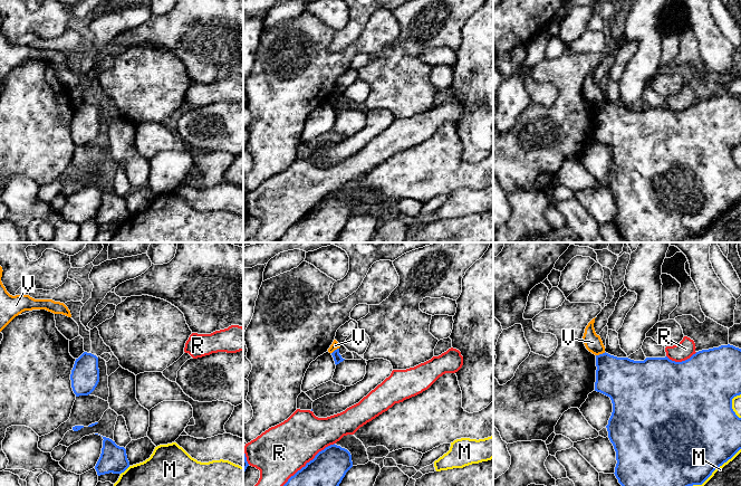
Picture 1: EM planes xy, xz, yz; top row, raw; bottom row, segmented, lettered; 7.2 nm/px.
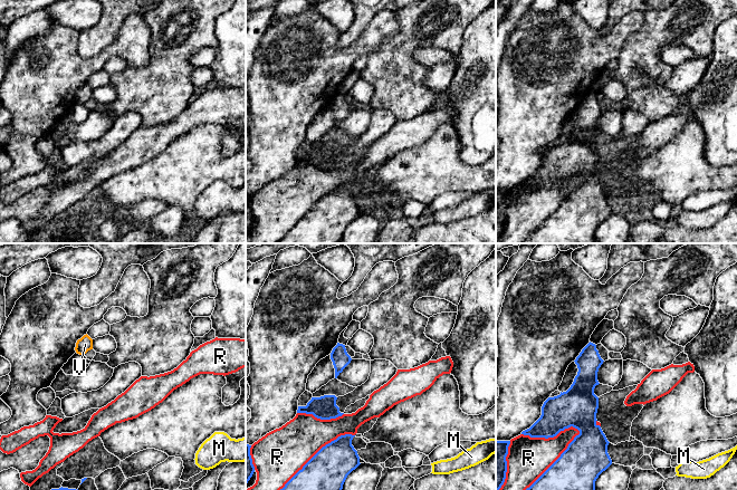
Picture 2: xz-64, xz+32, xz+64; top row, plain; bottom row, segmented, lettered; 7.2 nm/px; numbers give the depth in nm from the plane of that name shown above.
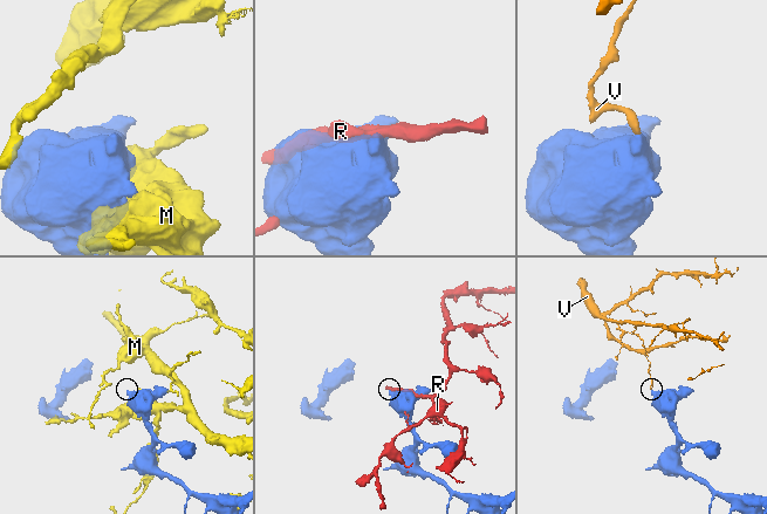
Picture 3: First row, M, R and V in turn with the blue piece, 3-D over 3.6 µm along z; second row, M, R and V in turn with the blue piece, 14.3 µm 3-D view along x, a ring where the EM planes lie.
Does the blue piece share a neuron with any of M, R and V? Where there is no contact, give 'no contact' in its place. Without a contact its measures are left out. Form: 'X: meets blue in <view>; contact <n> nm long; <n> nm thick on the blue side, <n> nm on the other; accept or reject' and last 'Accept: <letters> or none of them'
M: meets blue in yz; contact 440 nm long; 500 nm thick on the blue side, 170 nm on the other; reject
R: meets blue in xz; contact 480 nm long; 260 nm thick on the blue side, 380 nm on the other; reject
V: meets blue in yz; contact 80 nm long; 320 nm thick on the blue side, 130 nm on the other; reject
Accept: none of them

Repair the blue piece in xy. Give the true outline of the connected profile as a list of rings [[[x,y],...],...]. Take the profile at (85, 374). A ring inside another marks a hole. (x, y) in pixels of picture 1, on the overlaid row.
[[[84,352],[75,361],[70,380],[76,397],[90,394],[99,382],[98,358]]]

